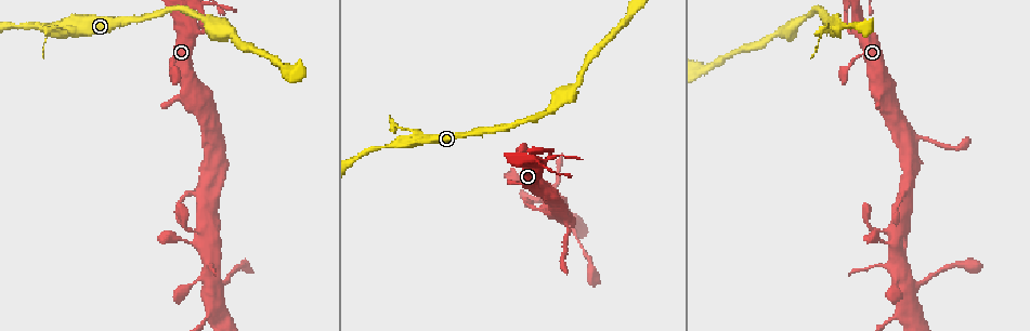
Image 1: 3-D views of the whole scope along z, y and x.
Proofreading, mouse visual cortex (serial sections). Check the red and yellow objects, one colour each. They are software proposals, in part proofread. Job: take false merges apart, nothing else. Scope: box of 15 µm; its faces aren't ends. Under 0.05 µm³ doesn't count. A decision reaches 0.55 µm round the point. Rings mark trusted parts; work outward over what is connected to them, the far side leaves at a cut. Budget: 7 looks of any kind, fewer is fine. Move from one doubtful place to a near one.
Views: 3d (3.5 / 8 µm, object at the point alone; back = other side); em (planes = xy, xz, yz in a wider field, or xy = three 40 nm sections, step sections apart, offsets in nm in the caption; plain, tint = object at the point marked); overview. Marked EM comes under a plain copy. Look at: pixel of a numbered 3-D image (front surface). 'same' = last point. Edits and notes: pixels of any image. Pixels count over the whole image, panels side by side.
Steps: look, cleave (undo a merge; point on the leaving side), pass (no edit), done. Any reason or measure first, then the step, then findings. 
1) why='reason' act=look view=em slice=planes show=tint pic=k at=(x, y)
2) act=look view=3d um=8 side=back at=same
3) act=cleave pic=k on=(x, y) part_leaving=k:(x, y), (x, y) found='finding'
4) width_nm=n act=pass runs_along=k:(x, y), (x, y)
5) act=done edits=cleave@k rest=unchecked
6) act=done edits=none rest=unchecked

act=look view=3d um=3.5 pic=1 at=(421, 140)

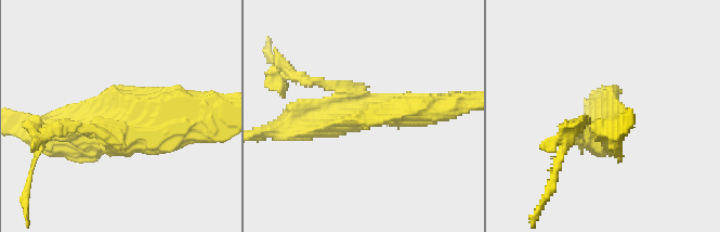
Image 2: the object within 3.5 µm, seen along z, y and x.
act=look view=em slice=xy step=2 show=tint pic=2 at=(367, 114)

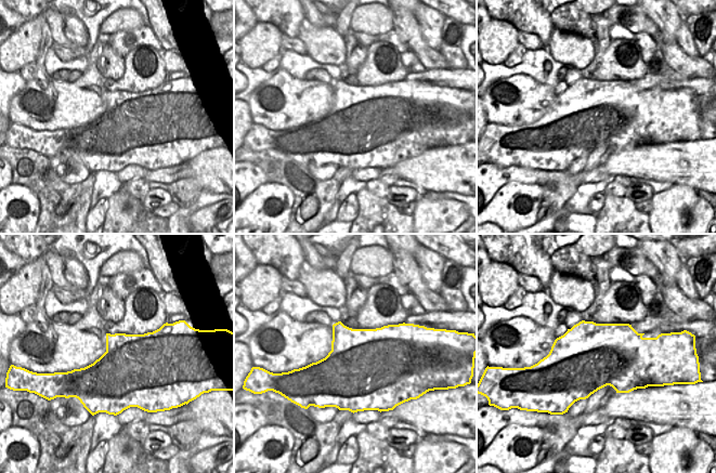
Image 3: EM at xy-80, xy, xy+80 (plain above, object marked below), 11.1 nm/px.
act=pass runs_along=2:(439, 108), (292, 120) found='continuous, no second cell'

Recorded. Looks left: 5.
why='closes a loop' act=look view=3d um=3.5 pic=1 at=(551, 153)

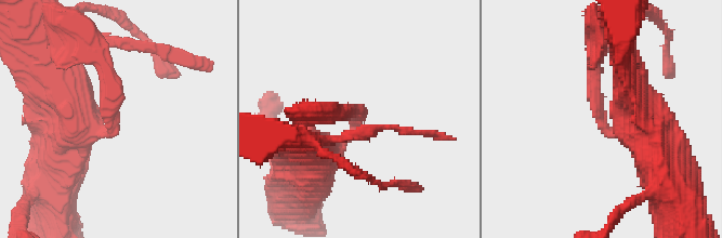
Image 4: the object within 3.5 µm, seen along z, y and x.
why='need the tissue' act=look view=em slice=xy step=2 show=tint pic=4 at=(111, 132)

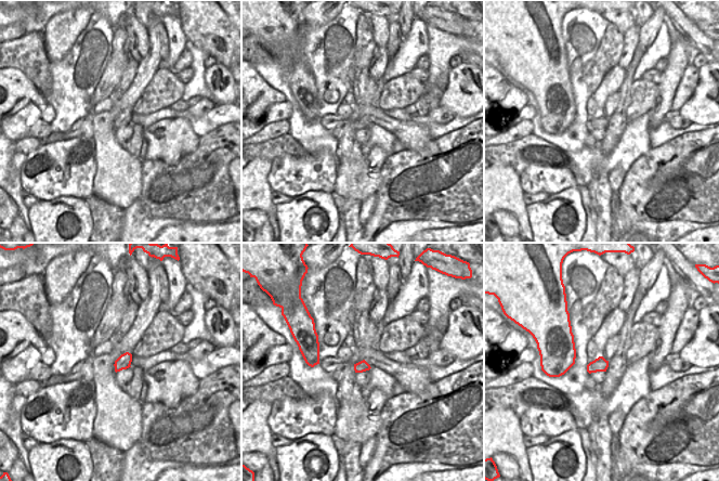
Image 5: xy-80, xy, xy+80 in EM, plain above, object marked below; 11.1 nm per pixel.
act=pass runs_along=4:(311, 169), (348, 139), (351, 119) found='continuous, no second cell'

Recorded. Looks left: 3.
why='sudden change in width' act=look view=3d um=3.5 pic=1 at=(205, 318)

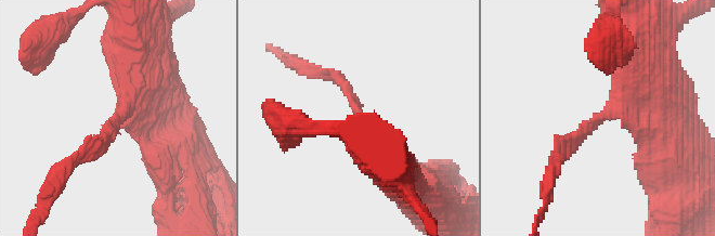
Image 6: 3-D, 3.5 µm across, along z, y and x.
act=pass found='all the same cell'

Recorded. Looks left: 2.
act=done edits=none rest=unchecked

